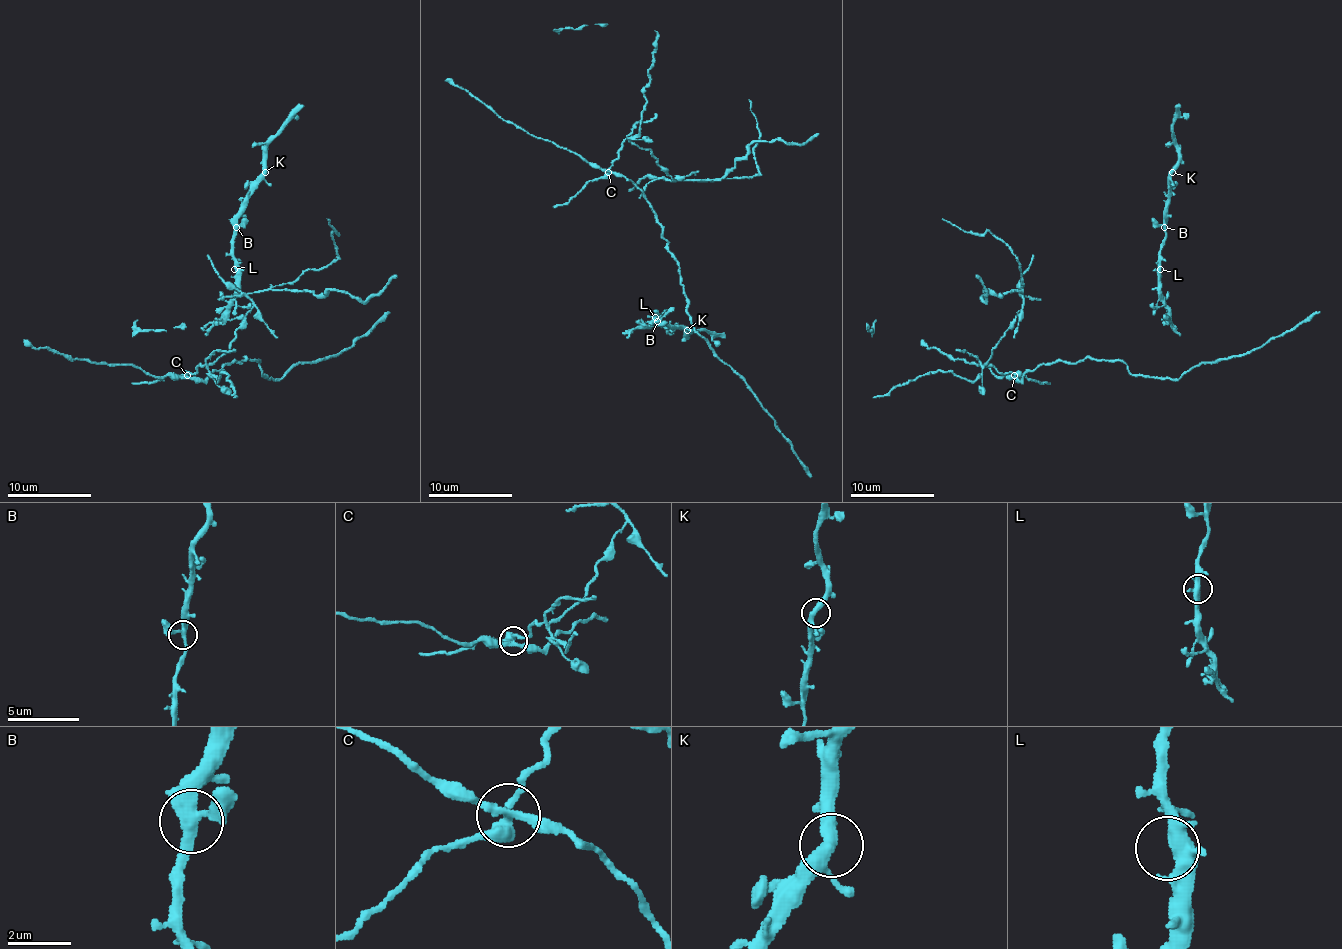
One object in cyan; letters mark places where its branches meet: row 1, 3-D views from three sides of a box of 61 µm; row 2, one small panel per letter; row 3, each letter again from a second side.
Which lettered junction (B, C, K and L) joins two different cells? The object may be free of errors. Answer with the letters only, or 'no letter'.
C

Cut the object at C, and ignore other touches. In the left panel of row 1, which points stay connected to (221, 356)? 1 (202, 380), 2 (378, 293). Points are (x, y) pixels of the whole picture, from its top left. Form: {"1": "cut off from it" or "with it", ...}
{"1": "cut off from it", "2": "with it"}

